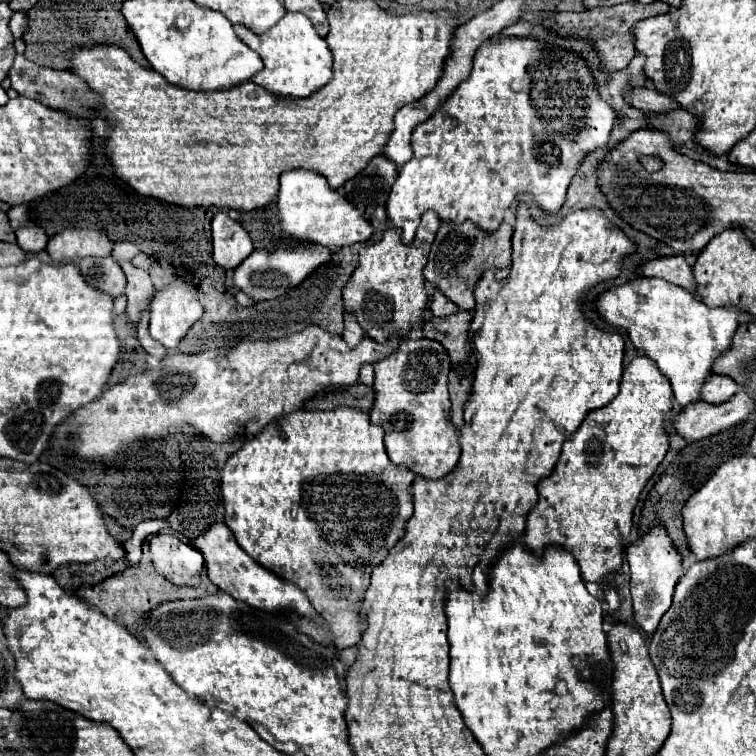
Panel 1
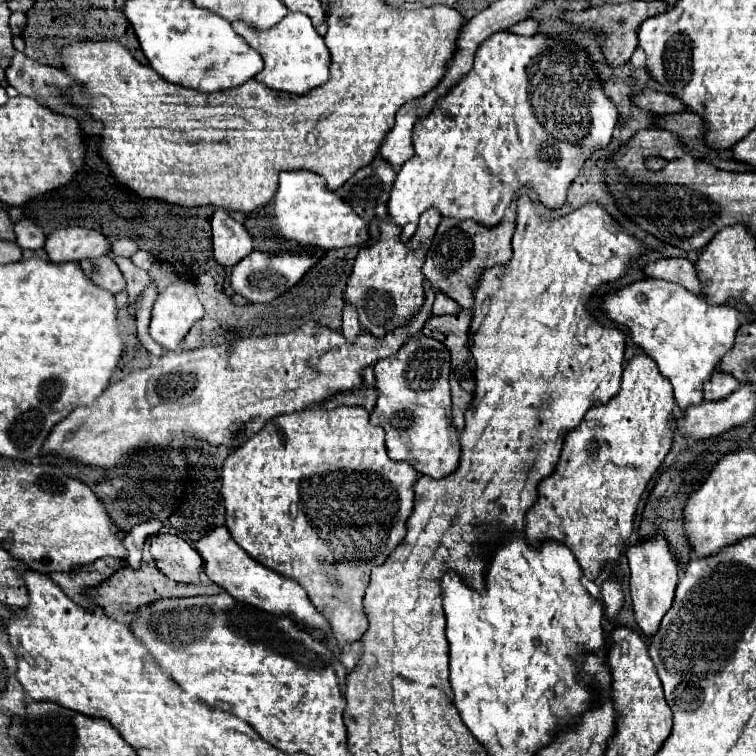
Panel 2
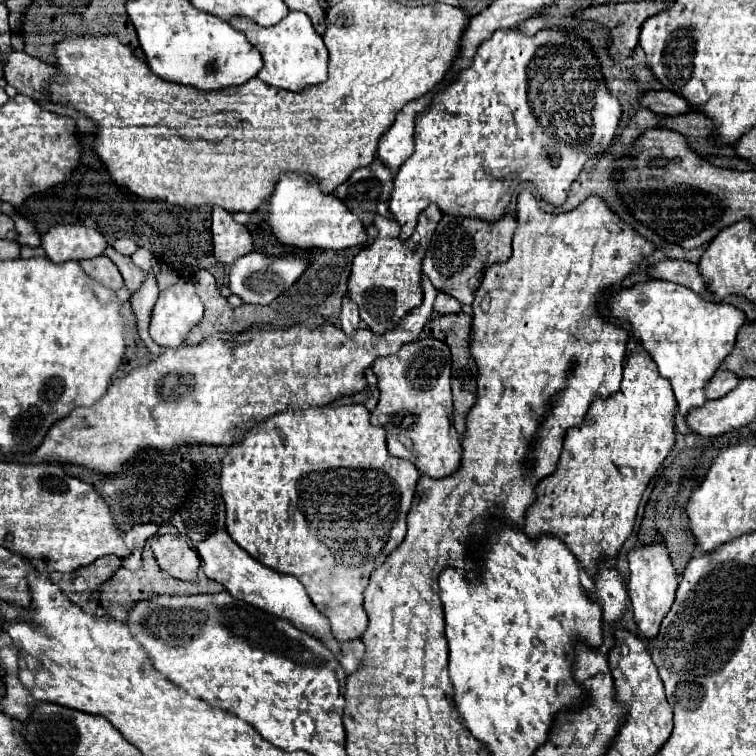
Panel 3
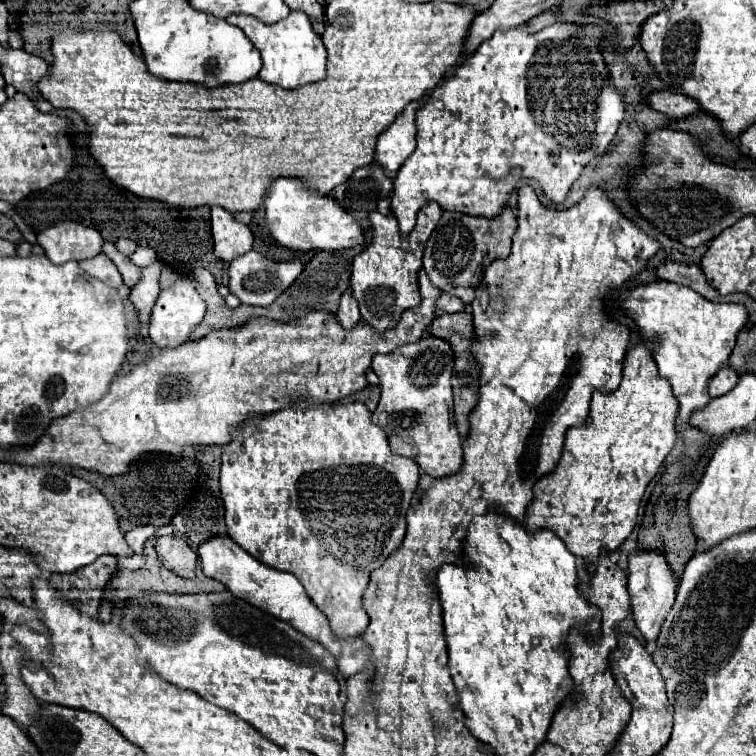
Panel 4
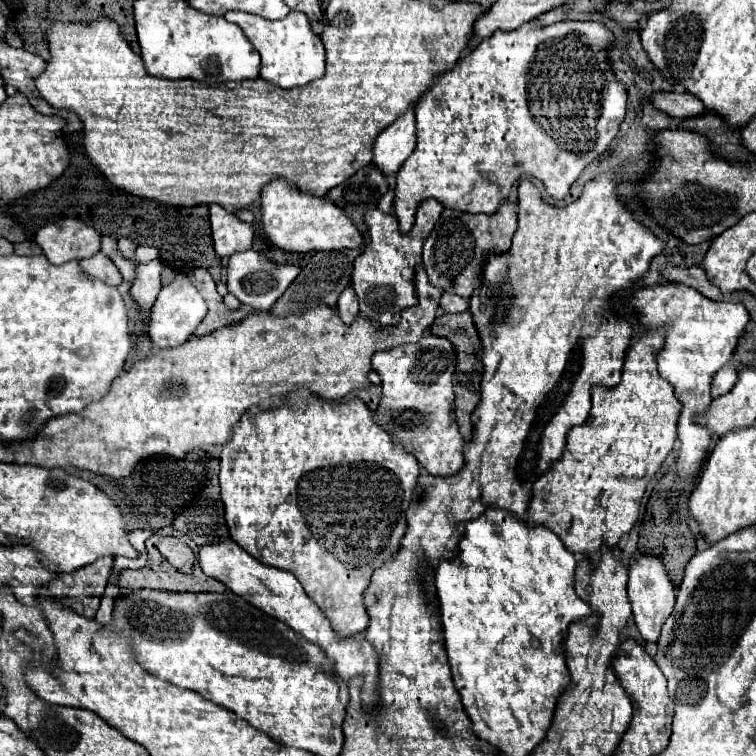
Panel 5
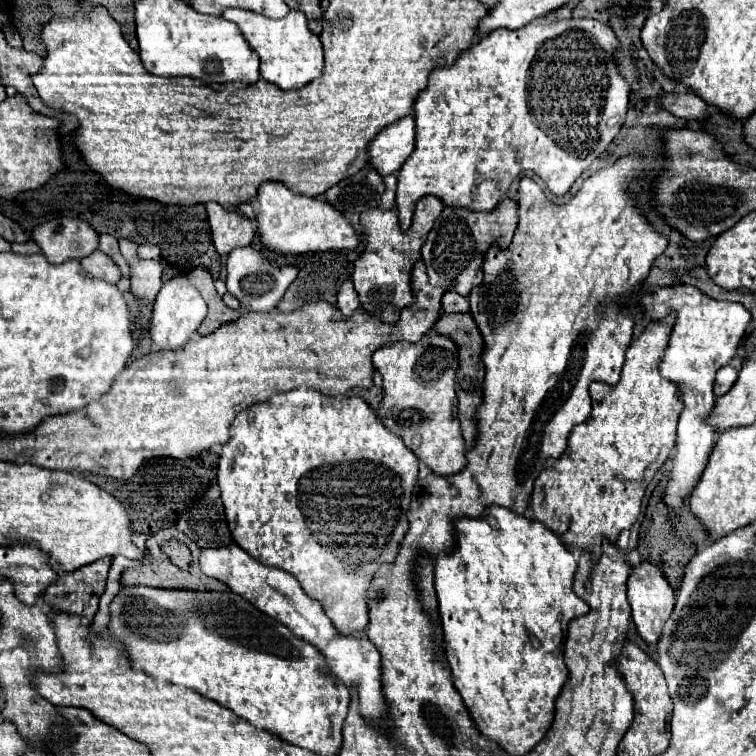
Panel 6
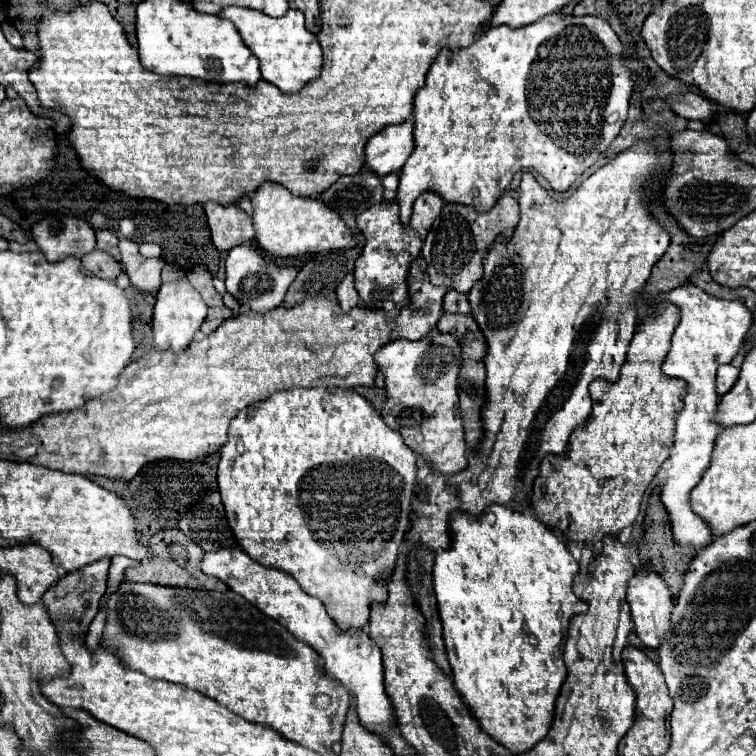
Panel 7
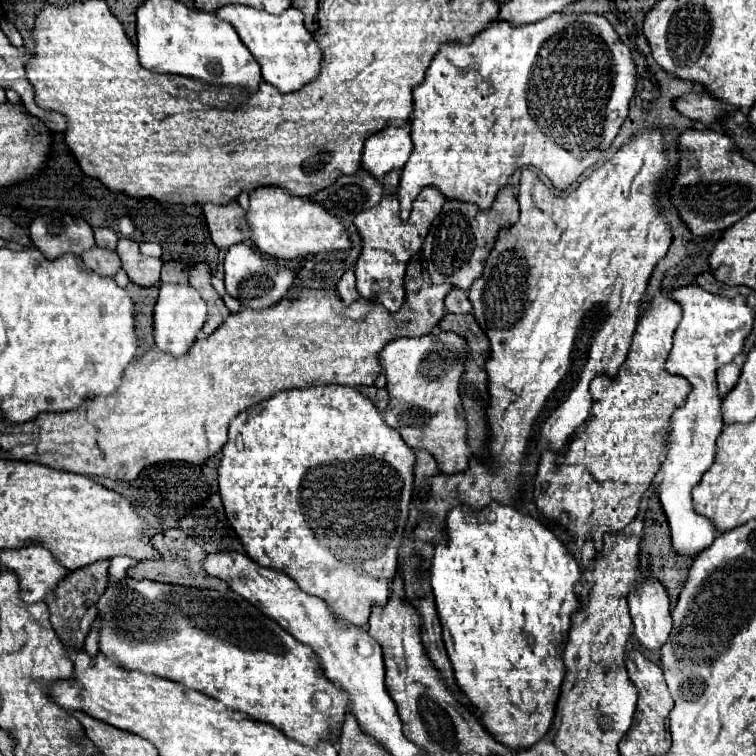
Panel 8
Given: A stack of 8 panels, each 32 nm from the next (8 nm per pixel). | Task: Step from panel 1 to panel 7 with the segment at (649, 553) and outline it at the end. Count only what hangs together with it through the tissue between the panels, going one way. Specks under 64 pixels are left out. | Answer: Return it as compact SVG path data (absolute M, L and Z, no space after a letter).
M640 570L628 586L628 604L636 636L646 648L656 650L670 628L672 594L652 570Z

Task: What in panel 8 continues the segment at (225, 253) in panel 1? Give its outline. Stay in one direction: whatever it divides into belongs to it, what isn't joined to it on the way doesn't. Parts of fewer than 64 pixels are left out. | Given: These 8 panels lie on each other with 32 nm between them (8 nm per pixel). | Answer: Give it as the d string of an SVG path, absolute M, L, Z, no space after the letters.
M232 200L226 206L216 204L204 204L202 206L212 242L218 248L230 248L238 242L248 240L248 226L244 220L244 210L238 204L238 200Z

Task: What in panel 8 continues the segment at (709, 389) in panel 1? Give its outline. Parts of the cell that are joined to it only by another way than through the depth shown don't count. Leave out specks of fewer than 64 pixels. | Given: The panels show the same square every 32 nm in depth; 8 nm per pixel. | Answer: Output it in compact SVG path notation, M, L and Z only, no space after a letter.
M734 362L718 368L718 392L720 392L722 398L728 396L730 390L736 386L736 382L740 378L740 372L742 372L742 368L736 366Z

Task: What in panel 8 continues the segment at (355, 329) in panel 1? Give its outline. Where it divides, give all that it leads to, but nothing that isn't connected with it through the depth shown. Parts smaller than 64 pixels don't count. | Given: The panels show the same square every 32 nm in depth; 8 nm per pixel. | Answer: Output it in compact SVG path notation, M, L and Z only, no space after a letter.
M354 266L352 268L348 268L348 272L344 272L344 276L342 276L342 280L340 280L340 284L336 286L336 290L338 290L338 294L340 294L340 298L344 300L344 304L350 304L350 302L354 302L354 300L358 300L358 290L356 290L356 280L354 280Z

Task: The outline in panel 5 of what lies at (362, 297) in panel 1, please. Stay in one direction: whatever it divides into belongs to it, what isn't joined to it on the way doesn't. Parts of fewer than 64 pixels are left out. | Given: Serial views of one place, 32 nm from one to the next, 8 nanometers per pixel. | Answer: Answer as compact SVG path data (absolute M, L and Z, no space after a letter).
M428 198L416 210L414 226L408 234L402 234L398 228L398 220L394 214L384 214L378 208L368 210L364 214L364 224L370 234L370 242L366 250L354 260L352 272L352 288L360 300L360 312L382 326L398 324L400 312L416 304L414 292L414 268L422 260L422 246L434 228L436 220L440 218L444 206Z

